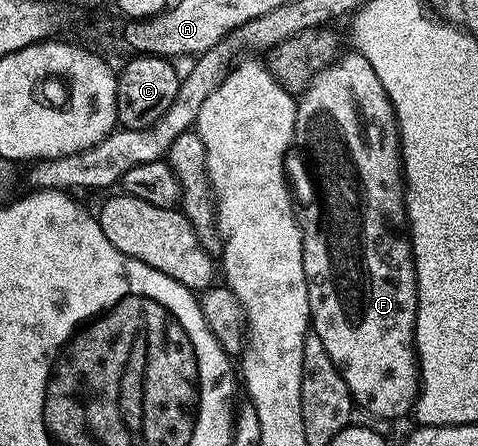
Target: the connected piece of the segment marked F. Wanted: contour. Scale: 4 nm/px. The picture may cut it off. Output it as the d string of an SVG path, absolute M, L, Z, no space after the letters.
M359 52L342 53L329 65L322 68L309 82L309 86L297 98L297 119L293 133L293 146L305 154L290 152L285 156L285 177L297 211L297 221L301 228L303 244L303 272L307 280L307 300L309 301L309 321L312 333L323 340L327 356L343 376L347 388L353 394L354 403L377 418L401 418L414 409L419 393L419 363L415 345L415 320L417 319L417 273L413 263L413 248L407 233L405 217L405 176L401 160L401 135L397 133L397 117L393 111L393 101L387 96L375 68Z

